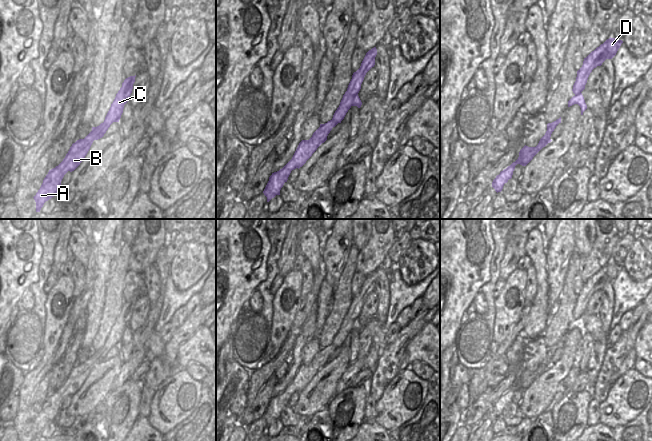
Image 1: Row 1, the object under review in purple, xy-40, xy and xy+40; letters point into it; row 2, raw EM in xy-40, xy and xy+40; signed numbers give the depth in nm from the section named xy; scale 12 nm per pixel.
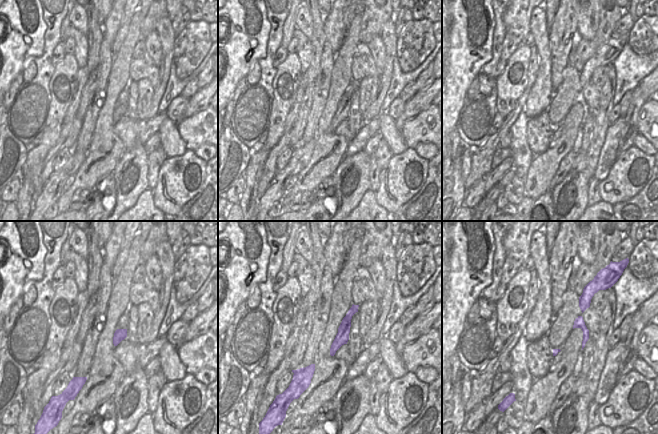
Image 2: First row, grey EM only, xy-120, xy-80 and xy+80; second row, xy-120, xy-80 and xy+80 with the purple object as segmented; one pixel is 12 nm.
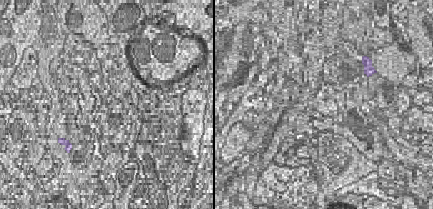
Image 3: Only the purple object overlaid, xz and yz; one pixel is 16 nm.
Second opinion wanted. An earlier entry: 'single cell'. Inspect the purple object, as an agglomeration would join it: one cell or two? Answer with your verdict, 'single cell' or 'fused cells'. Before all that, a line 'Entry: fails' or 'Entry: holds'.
Entry: holds
single cell

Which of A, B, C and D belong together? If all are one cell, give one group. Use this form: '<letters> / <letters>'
A B C D

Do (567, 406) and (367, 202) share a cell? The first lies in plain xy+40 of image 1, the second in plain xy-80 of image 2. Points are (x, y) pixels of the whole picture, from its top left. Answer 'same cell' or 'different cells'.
different cells

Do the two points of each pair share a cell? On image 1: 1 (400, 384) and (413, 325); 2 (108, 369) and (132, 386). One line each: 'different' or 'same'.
1: different
2: different

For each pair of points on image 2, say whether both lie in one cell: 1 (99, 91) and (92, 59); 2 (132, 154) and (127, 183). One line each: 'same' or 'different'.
1: different
2: same

